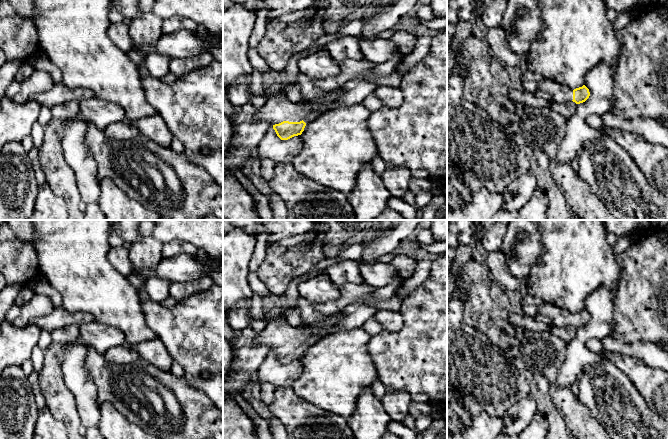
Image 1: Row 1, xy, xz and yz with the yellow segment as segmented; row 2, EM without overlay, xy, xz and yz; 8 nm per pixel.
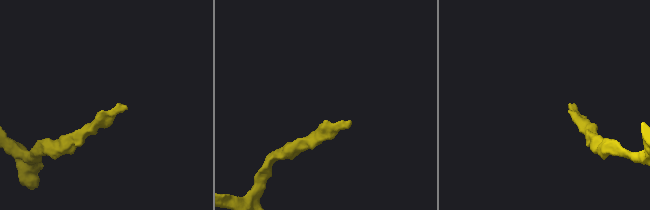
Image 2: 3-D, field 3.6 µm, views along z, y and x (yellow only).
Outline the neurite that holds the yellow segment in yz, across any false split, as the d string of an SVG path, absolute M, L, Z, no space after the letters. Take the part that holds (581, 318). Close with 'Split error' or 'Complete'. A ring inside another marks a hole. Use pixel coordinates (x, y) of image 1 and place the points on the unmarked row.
M546 302L541 303L538 312L543 318L550 320L552 326L556 327L573 325L576 328L580 328L585 326L590 320L589 313L585 309L572 315L569 311Z. Split error

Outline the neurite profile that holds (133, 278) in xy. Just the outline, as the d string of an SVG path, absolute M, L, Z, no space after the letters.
M136 272L131 273L127 279L140 293L143 291L142 281Z

